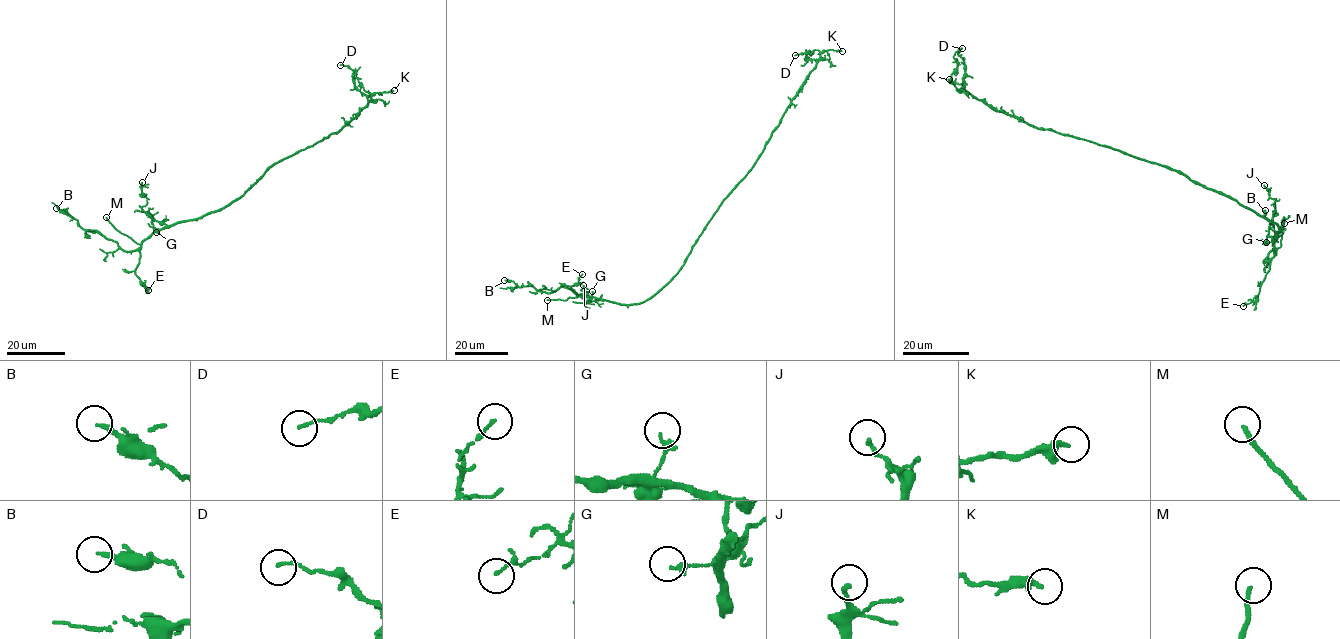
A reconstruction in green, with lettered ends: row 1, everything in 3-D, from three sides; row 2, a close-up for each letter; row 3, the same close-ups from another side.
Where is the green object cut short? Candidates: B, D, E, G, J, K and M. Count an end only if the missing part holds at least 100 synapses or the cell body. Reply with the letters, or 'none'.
M

